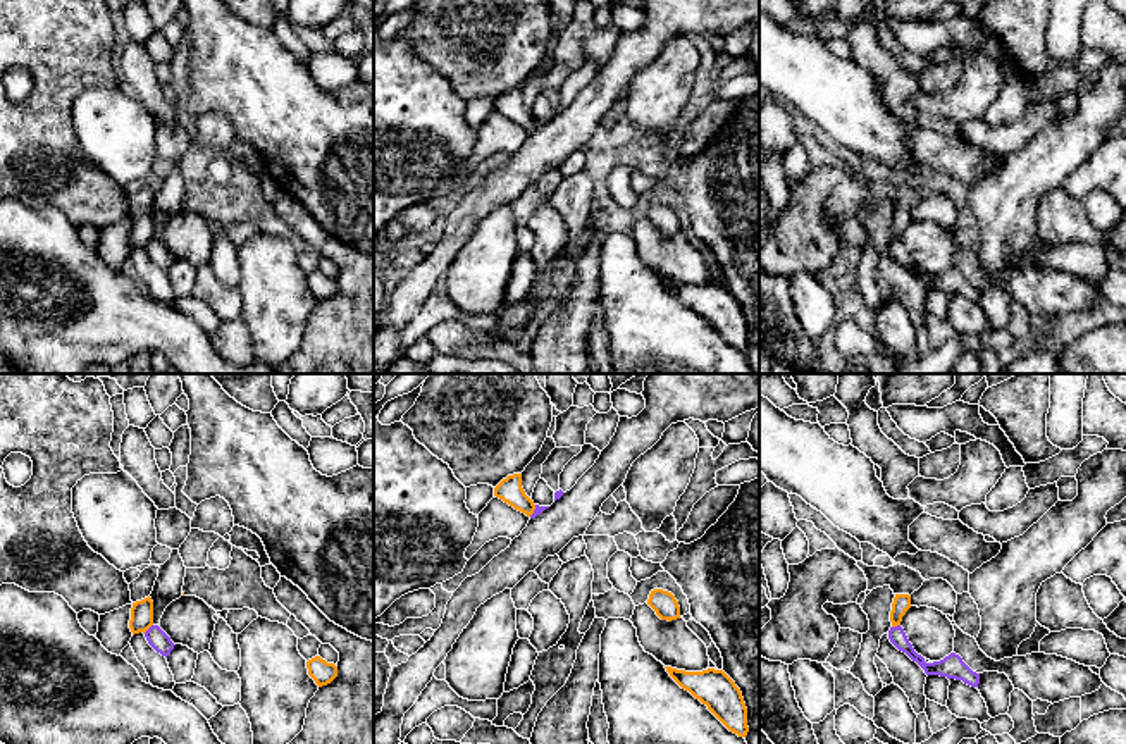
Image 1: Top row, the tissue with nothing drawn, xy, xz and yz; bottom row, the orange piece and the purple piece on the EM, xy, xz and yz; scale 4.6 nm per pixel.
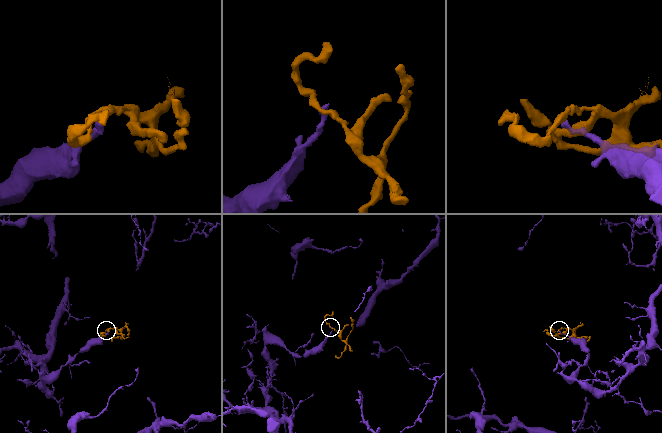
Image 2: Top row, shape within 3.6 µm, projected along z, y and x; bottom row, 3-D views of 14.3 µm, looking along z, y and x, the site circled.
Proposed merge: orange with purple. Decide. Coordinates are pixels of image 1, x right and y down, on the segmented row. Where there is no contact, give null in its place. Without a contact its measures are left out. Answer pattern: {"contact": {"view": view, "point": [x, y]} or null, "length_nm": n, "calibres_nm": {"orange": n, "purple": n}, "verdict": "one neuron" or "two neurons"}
{"contact": {"view": "xy", "point": [147, 629]}, "length_nm": 60, "calibres_nm": {"orange": 110, "purple": 90}, "verdict": "two neurons"}

